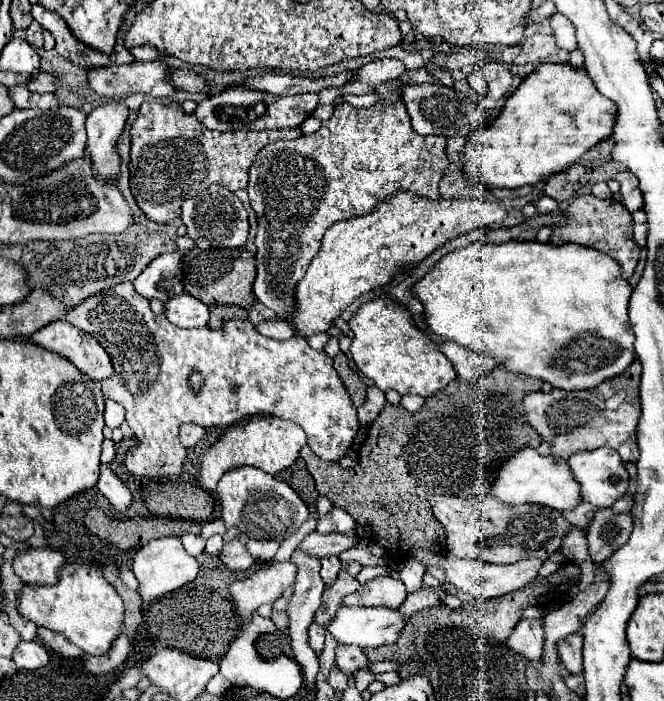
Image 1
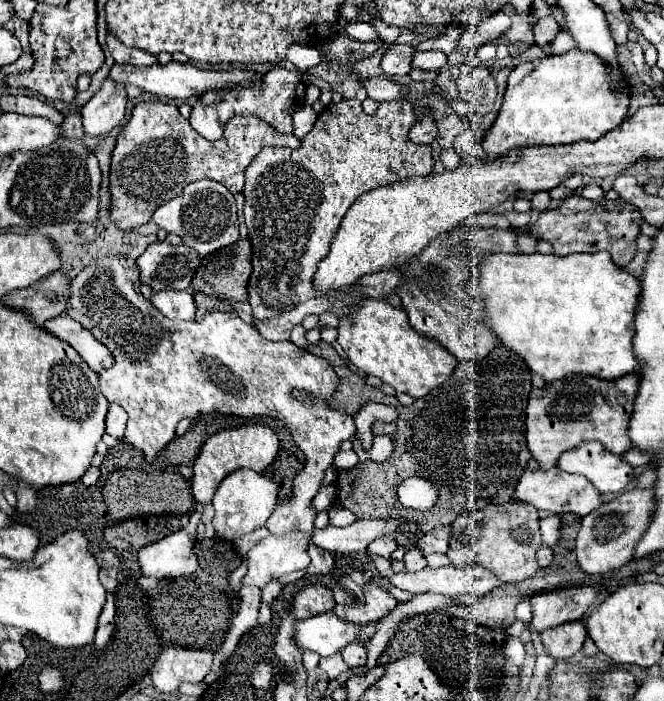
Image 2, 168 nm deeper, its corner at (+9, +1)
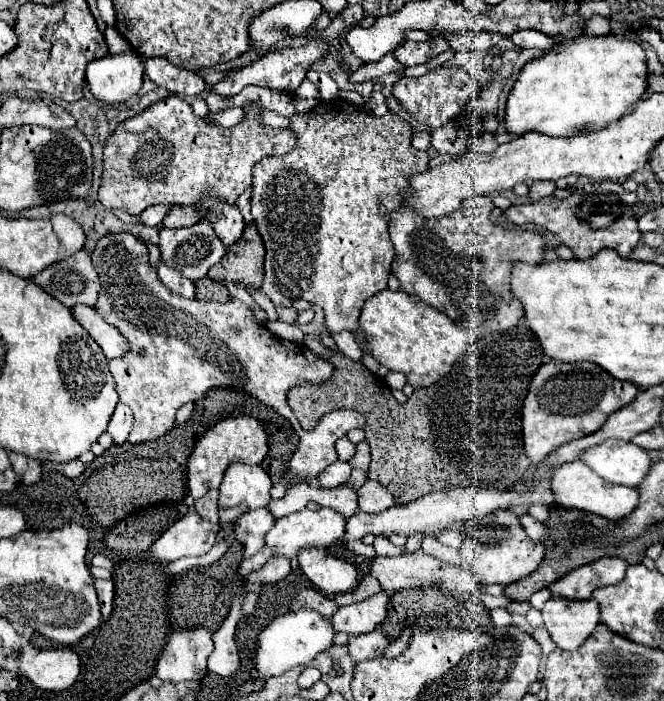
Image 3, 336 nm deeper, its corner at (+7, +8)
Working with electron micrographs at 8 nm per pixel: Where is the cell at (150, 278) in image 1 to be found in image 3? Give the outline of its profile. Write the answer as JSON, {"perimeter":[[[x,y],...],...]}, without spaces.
{"perimeter":[[[196,223],[192,227],[184,227],[184,229],[168,229],[168,227],[162,227],[160,229],[158,249],[160,249],[162,263],[166,267],[170,267],[170,269],[178,269],[190,281],[204,279],[206,273],[208,273],[208,269],[214,263],[218,263],[222,259],[222,255],[226,253],[222,241],[216,237],[216,233],[206,223]]]}

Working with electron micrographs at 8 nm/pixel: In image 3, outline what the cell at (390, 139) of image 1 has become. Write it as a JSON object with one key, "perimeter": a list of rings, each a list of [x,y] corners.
{"perimeter":[[[332,99],[332,101],[322,101],[318,103],[312,111],[304,113],[304,115],[294,115],[290,119],[290,129],[296,131],[298,135],[298,143],[296,147],[280,157],[264,157],[254,165],[254,183],[252,183],[252,197],[250,197],[250,205],[252,205],[252,217],[256,223],[258,233],[262,235],[264,247],[266,247],[266,257],[264,257],[264,283],[260,287],[260,291],[270,297],[270,301],[276,307],[292,307],[292,303],[296,299],[304,299],[312,305],[320,305],[324,309],[326,315],[326,327],[330,333],[338,333],[342,329],[348,331],[356,331],[358,329],[358,317],[360,311],[364,307],[364,303],[374,297],[376,293],[386,289],[390,271],[392,271],[392,261],[394,261],[394,247],[392,241],[388,237],[388,217],[394,209],[398,209],[400,205],[400,197],[398,193],[402,189],[408,187],[408,177],[412,173],[420,173],[428,169],[430,157],[426,151],[418,151],[412,147],[412,127],[408,121],[404,121],[402,117],[398,117],[396,113],[388,111],[382,117],[376,117],[368,111],[364,111],[362,107],[356,107],[348,101],[342,99]]]}

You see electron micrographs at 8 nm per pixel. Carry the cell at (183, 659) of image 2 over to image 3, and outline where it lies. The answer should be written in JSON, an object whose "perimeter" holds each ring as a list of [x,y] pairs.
{"perimeter":[[[202,627],[174,631],[166,637],[166,649],[158,659],[156,675],[172,683],[202,679],[212,651],[214,645],[210,631]]]}

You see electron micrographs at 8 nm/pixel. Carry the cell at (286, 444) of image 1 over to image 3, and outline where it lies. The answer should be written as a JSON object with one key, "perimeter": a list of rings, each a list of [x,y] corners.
{"perimeter":[[[234,417],[216,423],[208,429],[200,441],[196,443],[190,459],[188,459],[188,491],[194,499],[204,497],[210,489],[218,489],[226,469],[236,463],[256,463],[260,465],[268,453],[268,433],[264,425],[254,417]]]}

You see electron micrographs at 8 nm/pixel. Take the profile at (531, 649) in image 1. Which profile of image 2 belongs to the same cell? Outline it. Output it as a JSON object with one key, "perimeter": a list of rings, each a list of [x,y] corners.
{"perimeter":[[[572,586],[540,592],[530,598],[530,604],[534,606],[534,620],[530,622],[530,628],[542,632],[564,622],[580,620],[598,594],[600,586]]]}

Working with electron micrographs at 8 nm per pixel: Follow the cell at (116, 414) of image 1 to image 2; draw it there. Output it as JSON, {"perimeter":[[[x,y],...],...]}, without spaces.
{"perimeter":[[[110,404],[108,416],[106,416],[106,432],[120,440],[124,436],[126,422],[128,422],[128,414],[124,412],[124,408],[120,408],[118,404]]]}

